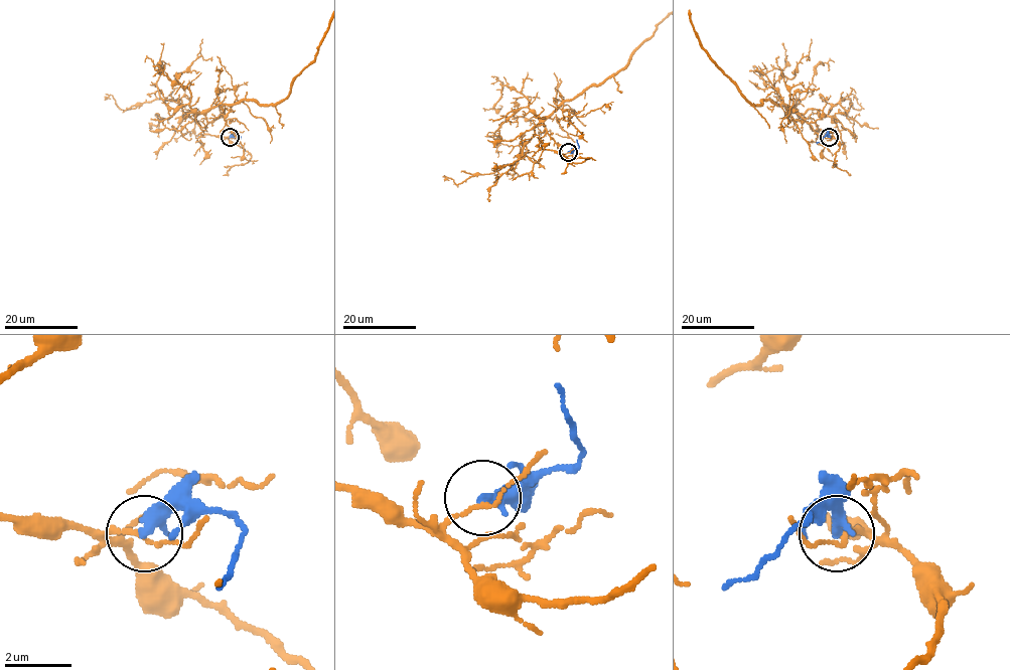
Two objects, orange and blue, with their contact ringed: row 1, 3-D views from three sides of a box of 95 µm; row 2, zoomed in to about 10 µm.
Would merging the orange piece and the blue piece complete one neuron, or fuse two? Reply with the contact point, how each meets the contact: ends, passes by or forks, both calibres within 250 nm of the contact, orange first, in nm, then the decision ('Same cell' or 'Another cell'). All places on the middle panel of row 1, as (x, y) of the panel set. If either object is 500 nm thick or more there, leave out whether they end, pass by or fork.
Place: (568, 152). At the ring orange passes by. At the ring blue ends. Thickness 100 nm (orange) against 380 nm. Another cell

